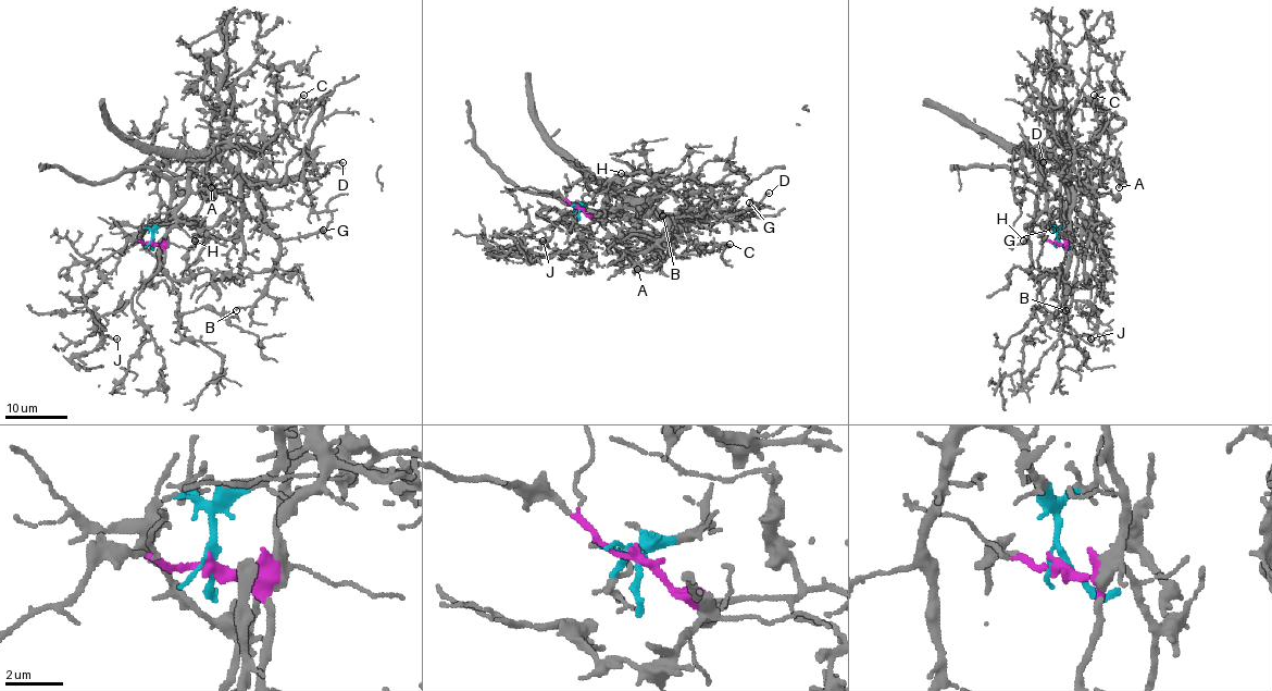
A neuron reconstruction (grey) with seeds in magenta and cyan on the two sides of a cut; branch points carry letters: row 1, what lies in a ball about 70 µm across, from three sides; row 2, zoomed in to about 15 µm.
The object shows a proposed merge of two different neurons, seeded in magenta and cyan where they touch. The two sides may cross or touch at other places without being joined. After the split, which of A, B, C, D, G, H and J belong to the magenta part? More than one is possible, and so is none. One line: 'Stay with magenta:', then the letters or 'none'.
Stay with magenta: J

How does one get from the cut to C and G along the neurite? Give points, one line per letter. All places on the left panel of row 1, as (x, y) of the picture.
C: (152, 241), (166, 214), (182, 201), (189, 167), (222, 147), (263, 147), (276, 127), (276, 106), (303, 95)
G: (152, 241), (185, 197), (188, 168), (199, 158), (252, 179), (301, 180), (312, 208), (331, 212), (322, 230)

